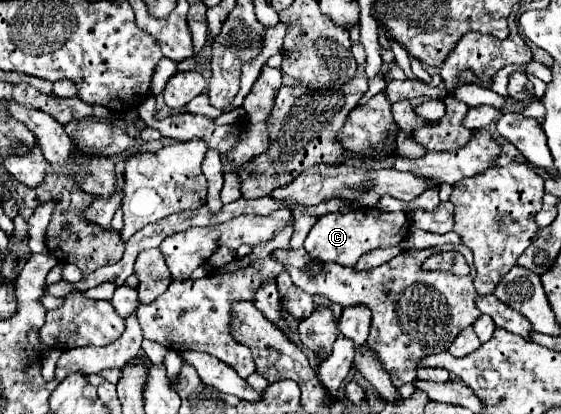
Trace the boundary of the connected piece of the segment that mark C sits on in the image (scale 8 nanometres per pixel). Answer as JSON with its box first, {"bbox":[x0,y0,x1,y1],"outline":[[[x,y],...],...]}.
{"bbox":[305,208,409,266],"outline":[[[357,208],[349,214],[321,216],[309,230],[305,250],[311,258],[321,262],[335,262],[341,266],[353,266],[357,260],[375,248],[397,246],[409,234],[409,218],[405,212],[383,212],[379,208]]]}

